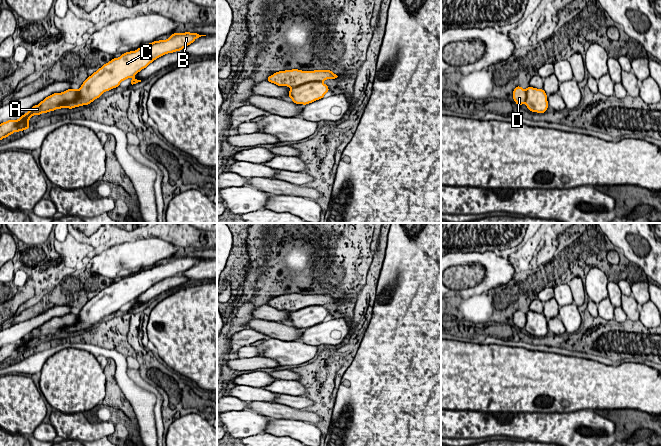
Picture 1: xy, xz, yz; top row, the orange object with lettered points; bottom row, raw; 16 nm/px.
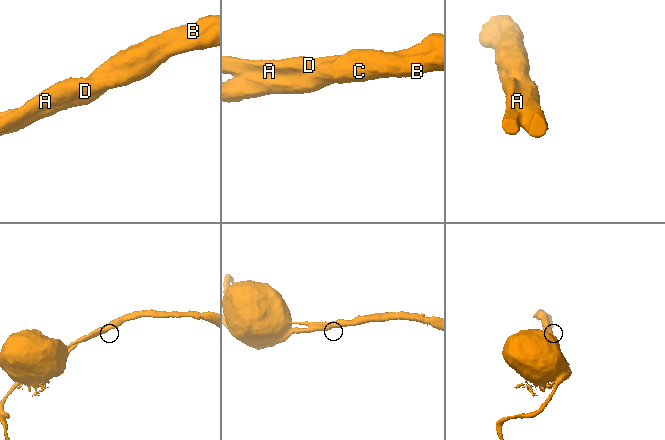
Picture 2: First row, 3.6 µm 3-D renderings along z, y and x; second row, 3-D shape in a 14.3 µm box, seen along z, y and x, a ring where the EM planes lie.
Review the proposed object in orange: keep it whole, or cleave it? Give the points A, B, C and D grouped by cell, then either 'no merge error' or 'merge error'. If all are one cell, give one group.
groups A D / B C; merge error

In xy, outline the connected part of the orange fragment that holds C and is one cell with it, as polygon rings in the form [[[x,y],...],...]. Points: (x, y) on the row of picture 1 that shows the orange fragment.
[[[190,32],[174,33],[166,40],[154,41],[135,51],[126,52],[119,58],[113,58],[83,82],[77,90],[78,98],[74,102],[65,103],[62,108],[87,106],[104,92],[118,87],[122,81],[135,77],[157,58],[181,51],[201,36],[206,35]]]

